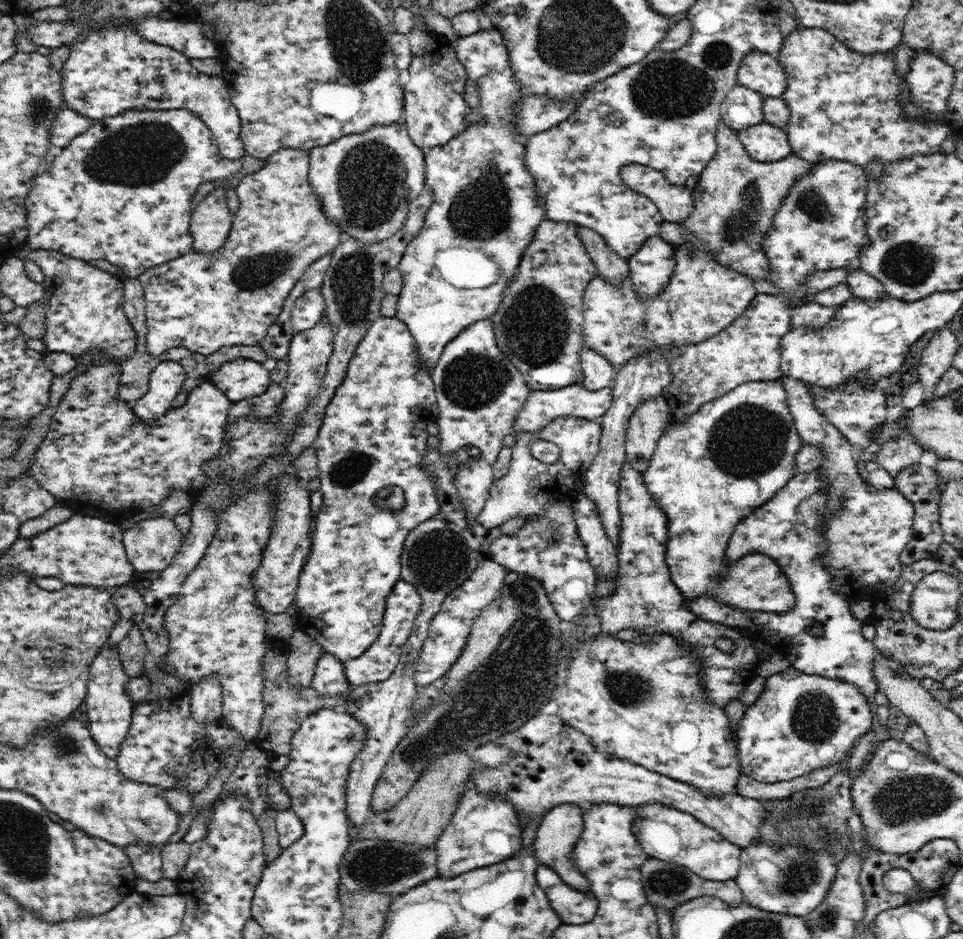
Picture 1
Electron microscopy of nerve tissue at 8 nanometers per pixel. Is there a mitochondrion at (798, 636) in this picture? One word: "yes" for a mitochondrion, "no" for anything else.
no

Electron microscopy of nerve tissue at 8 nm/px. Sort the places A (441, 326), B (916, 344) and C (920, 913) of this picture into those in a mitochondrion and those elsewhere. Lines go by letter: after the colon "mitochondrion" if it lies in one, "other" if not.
A: other
B: other
C: other

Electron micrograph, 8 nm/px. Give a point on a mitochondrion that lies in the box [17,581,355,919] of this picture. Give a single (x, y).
(64, 744)

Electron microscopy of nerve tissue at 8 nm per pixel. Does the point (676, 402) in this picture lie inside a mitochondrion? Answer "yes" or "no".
no

